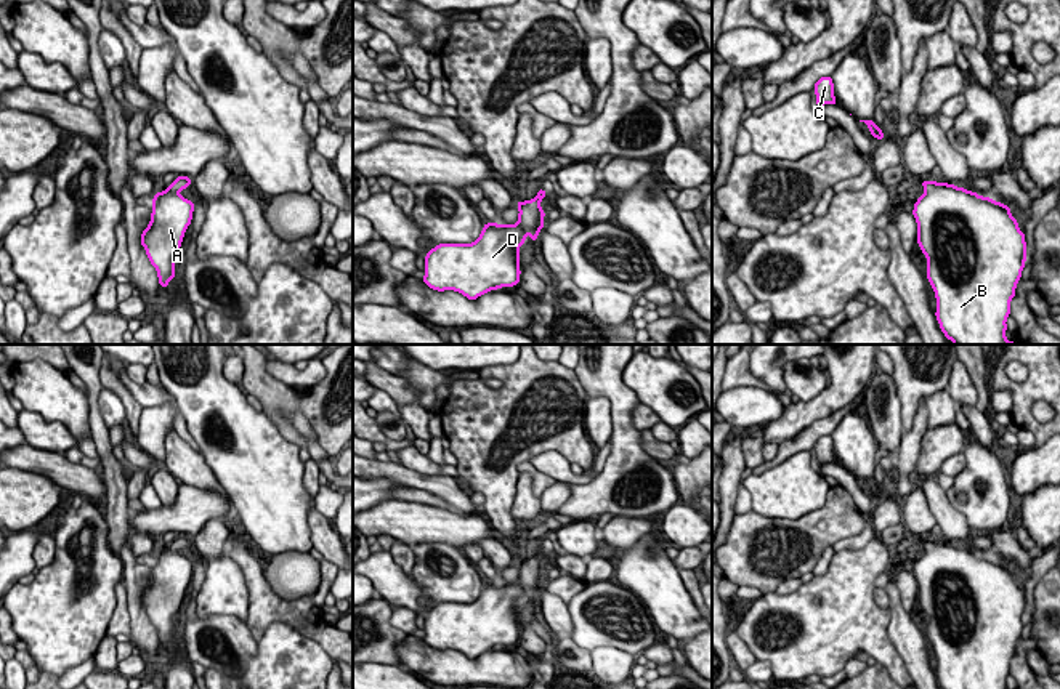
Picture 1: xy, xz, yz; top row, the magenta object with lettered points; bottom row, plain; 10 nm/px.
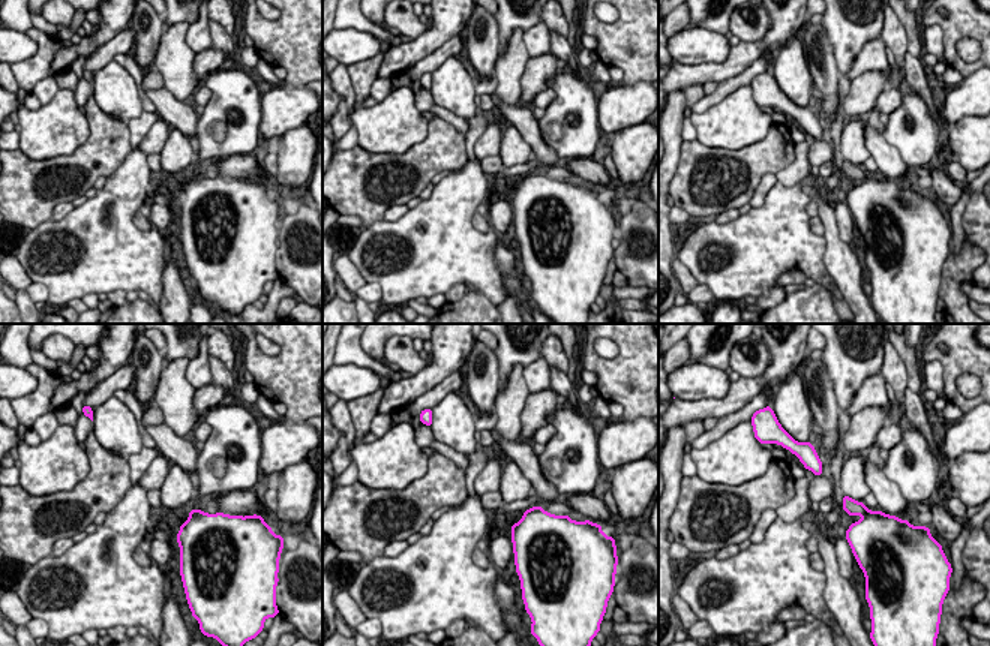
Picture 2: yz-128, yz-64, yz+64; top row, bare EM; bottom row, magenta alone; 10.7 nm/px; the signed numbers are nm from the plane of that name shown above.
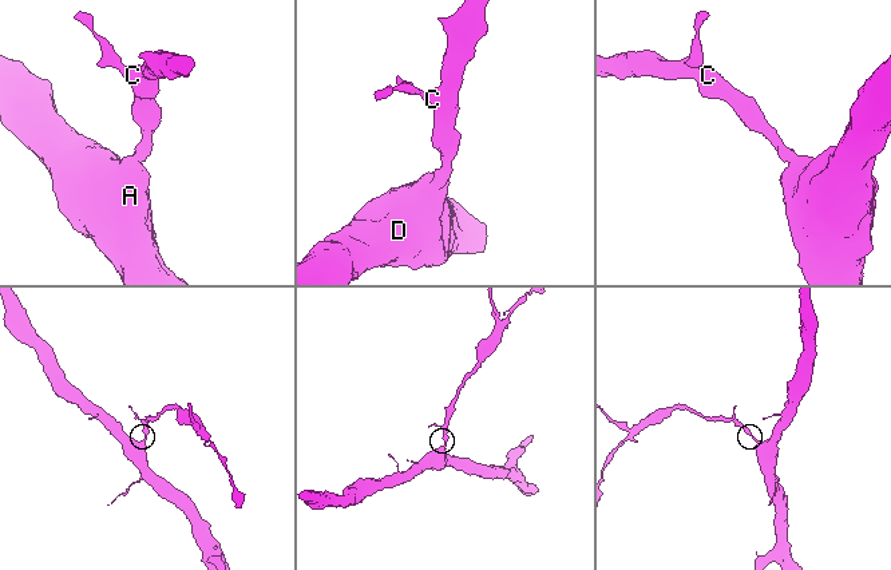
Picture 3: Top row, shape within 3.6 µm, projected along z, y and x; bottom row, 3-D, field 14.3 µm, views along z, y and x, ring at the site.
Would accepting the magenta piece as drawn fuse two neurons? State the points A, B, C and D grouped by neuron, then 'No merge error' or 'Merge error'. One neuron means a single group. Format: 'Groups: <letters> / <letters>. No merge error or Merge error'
Groups: A B C D. No merge error

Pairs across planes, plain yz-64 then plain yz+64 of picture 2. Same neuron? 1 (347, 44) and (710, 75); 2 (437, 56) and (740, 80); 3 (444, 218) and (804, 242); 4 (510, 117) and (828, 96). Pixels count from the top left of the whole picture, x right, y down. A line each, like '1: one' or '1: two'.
1: two
2: one
3: one
4: two

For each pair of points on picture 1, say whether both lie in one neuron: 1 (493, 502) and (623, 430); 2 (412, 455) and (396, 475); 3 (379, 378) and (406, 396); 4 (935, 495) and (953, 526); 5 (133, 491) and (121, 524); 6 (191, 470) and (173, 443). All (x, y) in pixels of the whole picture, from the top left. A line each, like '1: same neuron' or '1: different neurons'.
1: different neurons
2: different neurons
3: same neuron
4: same neuron
5: different neurons
6: same neuron

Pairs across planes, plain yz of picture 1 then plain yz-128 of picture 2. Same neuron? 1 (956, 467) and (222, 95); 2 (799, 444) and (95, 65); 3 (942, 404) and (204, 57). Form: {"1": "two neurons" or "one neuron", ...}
{"1": "two neurons", "2": "one neuron", "3": "two neurons"}

